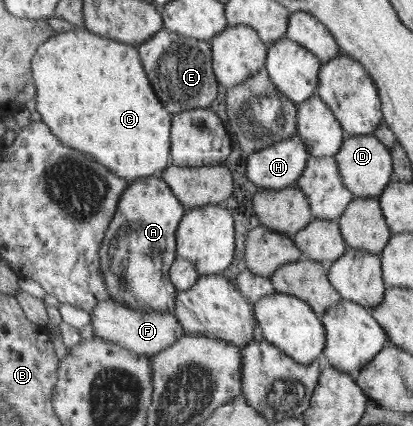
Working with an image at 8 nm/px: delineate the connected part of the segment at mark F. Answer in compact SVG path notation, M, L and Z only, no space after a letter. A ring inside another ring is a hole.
M111 298L96 305L90 313L94 336L120 344L134 353L157 355L186 336L184 327L172 312L140 311Z

